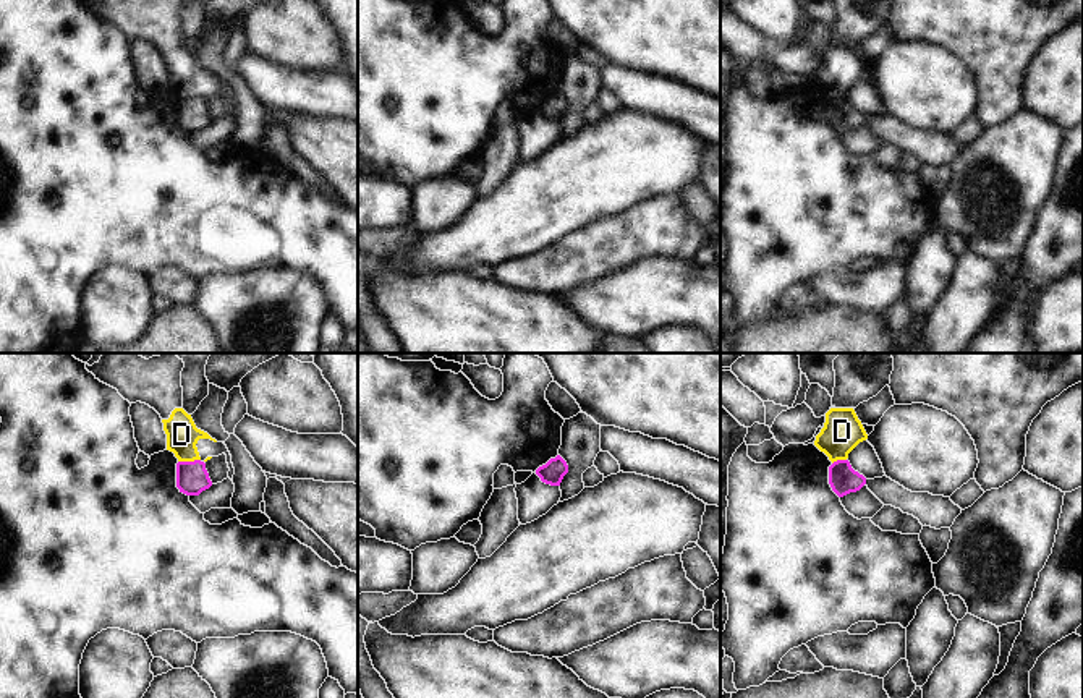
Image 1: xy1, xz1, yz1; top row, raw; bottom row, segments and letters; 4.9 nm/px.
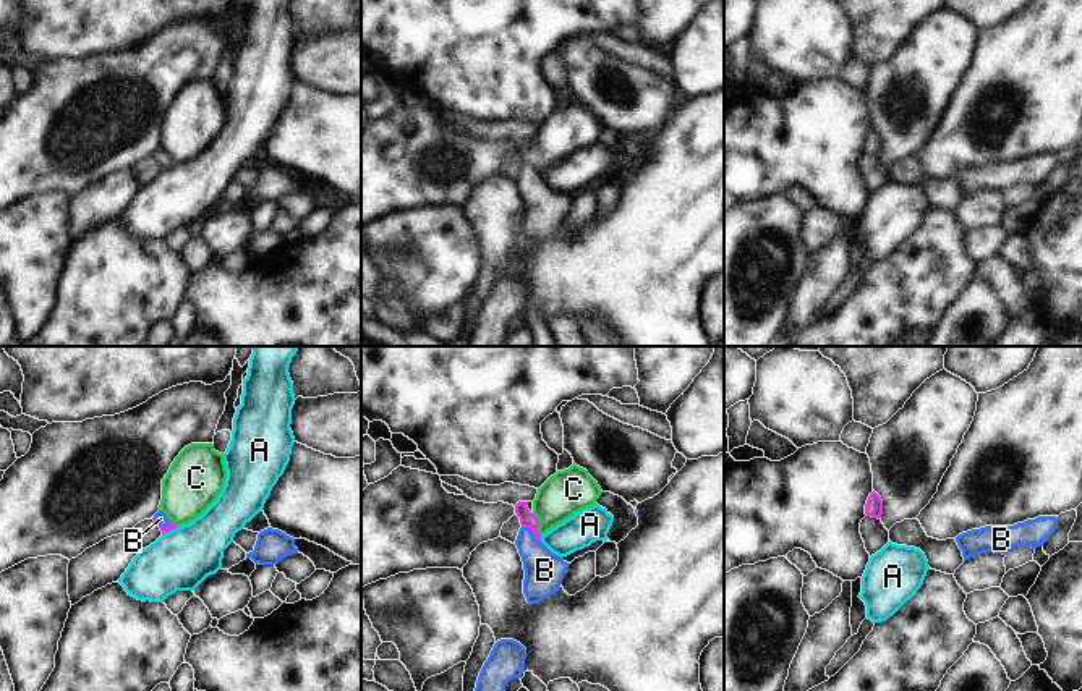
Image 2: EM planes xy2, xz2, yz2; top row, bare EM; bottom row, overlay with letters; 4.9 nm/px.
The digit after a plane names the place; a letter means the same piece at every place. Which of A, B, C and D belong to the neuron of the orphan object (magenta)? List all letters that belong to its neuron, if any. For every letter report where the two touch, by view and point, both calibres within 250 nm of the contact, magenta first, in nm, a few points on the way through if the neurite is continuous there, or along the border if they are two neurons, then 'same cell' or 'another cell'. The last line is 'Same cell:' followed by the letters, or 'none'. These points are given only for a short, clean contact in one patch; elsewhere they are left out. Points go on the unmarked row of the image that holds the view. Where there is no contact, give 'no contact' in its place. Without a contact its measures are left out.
A: xz2 (540, 175) | 80/170 nm | along xz2 (540, 173), (541, 177) | another cell
B: xz2 (532, 169) | 80/190 nm | across xz2 (527, 156), (532, 169), (532, 188), (545, 207) | same cell
C: xz2 (538, 162) | 80/220 nm | along xz2 (532, 151), (538, 157), (540, 173) | another cell
D: xy1 (188, 99) | 160/160 nm | along xy1 (199, 96), (178, 99) | another cell
Same cell: B

